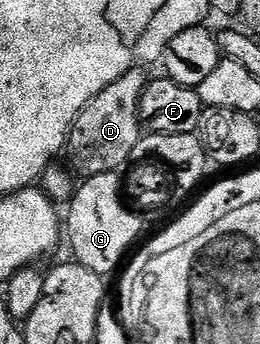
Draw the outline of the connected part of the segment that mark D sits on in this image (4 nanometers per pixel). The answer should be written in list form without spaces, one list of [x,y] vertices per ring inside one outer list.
[[[134,66],[123,74],[123,78],[115,78],[107,90],[101,90],[87,102],[84,110],[77,113],[75,122],[69,131],[67,157],[73,163],[72,171],[81,178],[117,172],[124,164],[128,165],[133,158],[135,146],[140,142],[143,129],[139,118],[139,102],[143,98],[143,90],[147,83],[140,67]]]

